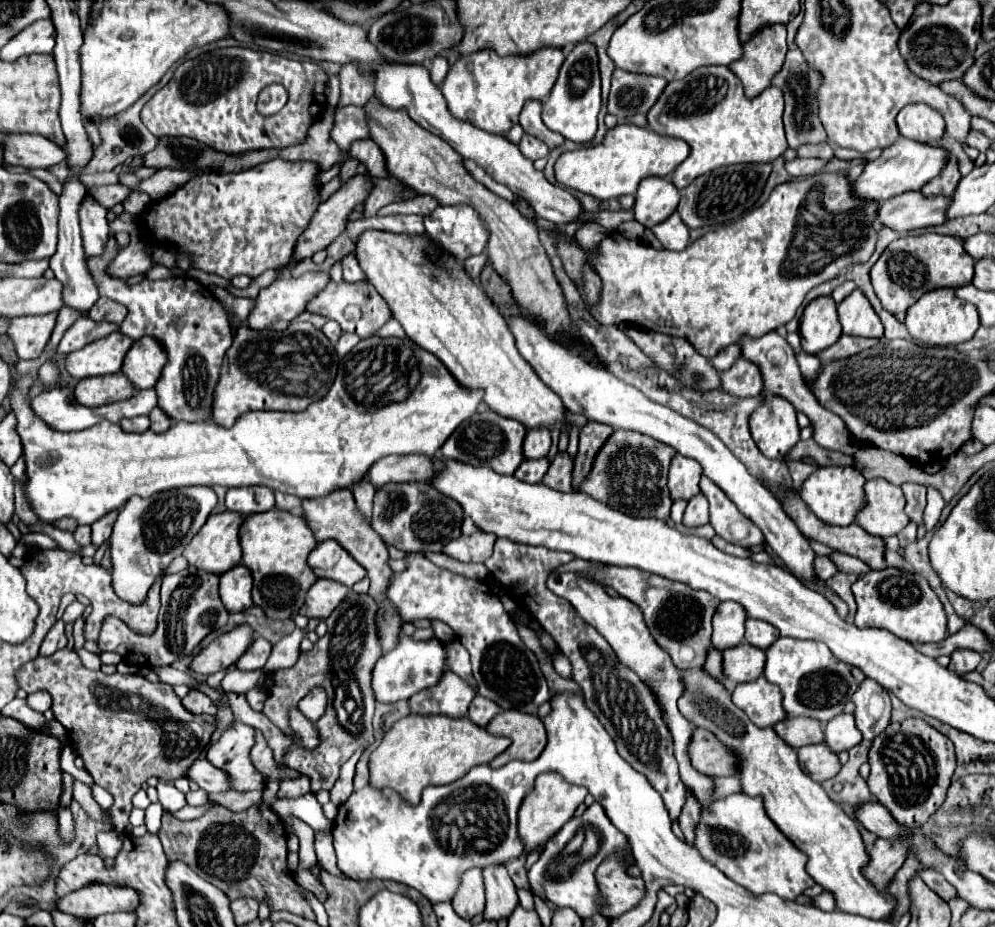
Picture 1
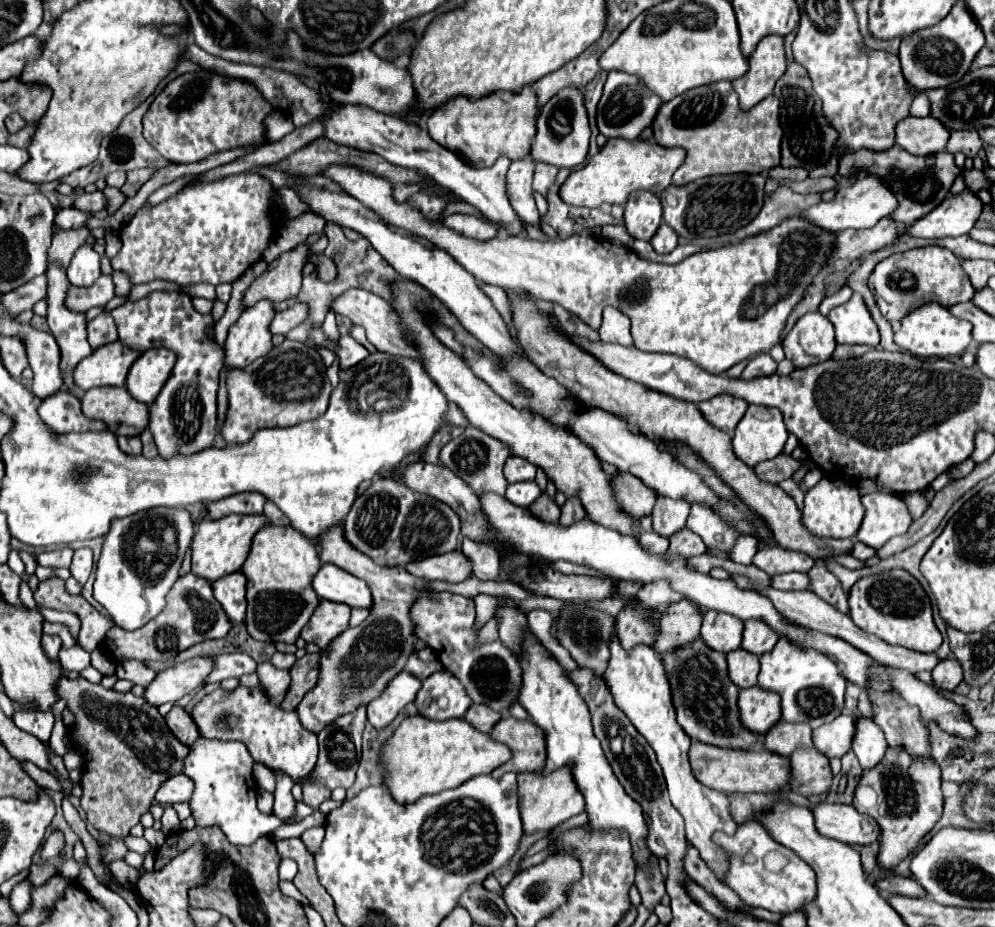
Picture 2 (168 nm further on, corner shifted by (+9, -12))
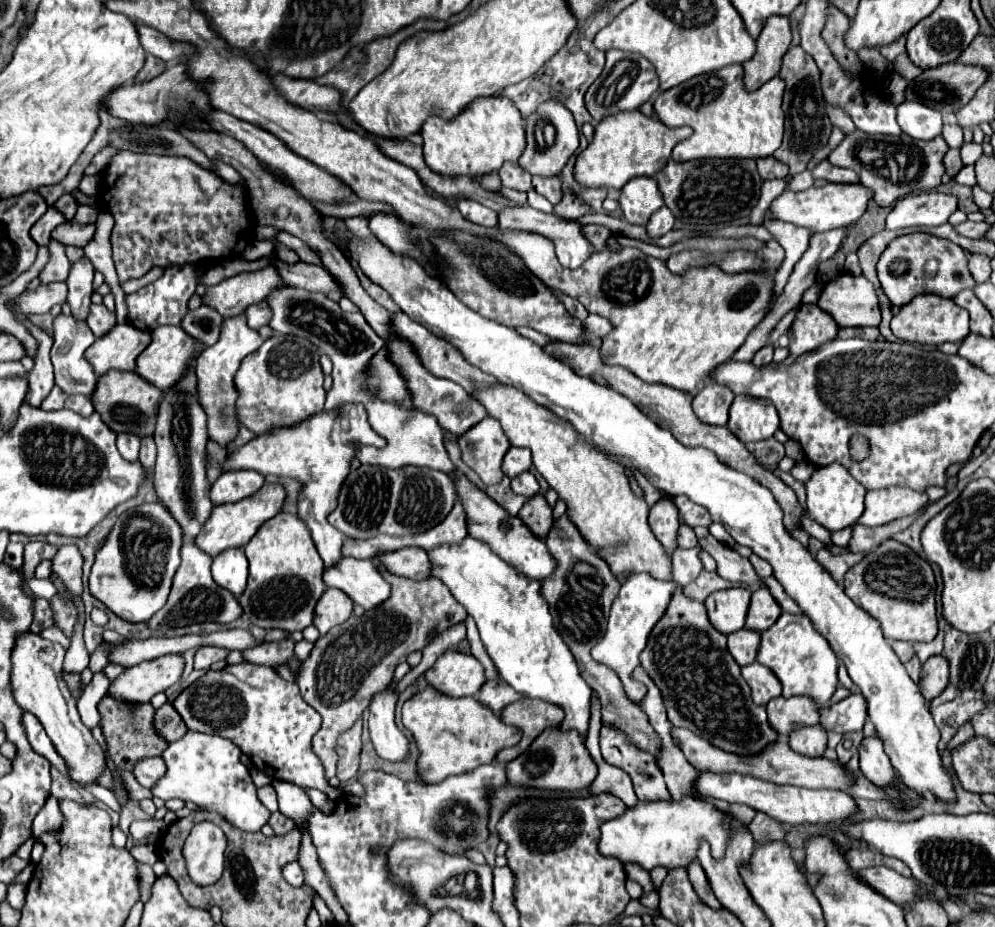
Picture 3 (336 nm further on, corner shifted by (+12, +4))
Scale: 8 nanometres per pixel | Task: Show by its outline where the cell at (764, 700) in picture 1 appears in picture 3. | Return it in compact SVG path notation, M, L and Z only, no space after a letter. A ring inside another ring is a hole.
M753 662L749 666L743 666L741 674L743 674L745 682L751 688L751 698L753 698L755 704L763 704L765 706L769 700L781 696L781 682L763 664Z

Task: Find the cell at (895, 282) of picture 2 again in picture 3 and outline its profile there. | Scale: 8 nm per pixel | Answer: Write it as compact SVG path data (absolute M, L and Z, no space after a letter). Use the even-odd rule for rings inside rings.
M923 232L895 238L877 262L877 278L893 306L903 306L911 302L917 294L927 292L939 294L943 298L953 298L957 292L965 288L975 288L977 284L967 268L967 254L963 248L949 240Z

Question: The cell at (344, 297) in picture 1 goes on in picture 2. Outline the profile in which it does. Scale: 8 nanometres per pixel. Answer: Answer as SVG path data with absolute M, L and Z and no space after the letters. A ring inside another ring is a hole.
M296 304L284 312L274 314L268 330L272 334L288 334L288 330L292 330L296 324L300 324L306 316L308 316L308 308L304 308L304 304Z

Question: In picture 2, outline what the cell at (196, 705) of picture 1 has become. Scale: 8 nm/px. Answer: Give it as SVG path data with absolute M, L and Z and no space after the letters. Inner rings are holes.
M174 706L168 716L166 716L166 724L170 728L170 732L186 746L190 746L196 738L198 738L198 732L196 732L196 724L192 724L192 718L188 716L188 712L180 706Z

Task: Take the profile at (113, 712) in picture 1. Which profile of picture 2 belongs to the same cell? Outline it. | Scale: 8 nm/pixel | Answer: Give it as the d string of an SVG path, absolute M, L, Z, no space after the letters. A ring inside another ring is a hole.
M66 676L60 678L60 698L66 700L68 708L76 716L76 724L72 726L74 748L84 756L84 774L82 774L82 808L88 814L88 822L106 836L126 838L130 828L140 822L140 816L150 810L154 802L156 788L164 784L174 774L182 772L182 760L188 754L188 746L180 744L168 726L164 724L158 708L152 708L144 702L144 698L136 698L130 692L120 694L114 690L106 690L100 684L92 684L84 678L70 680Z

